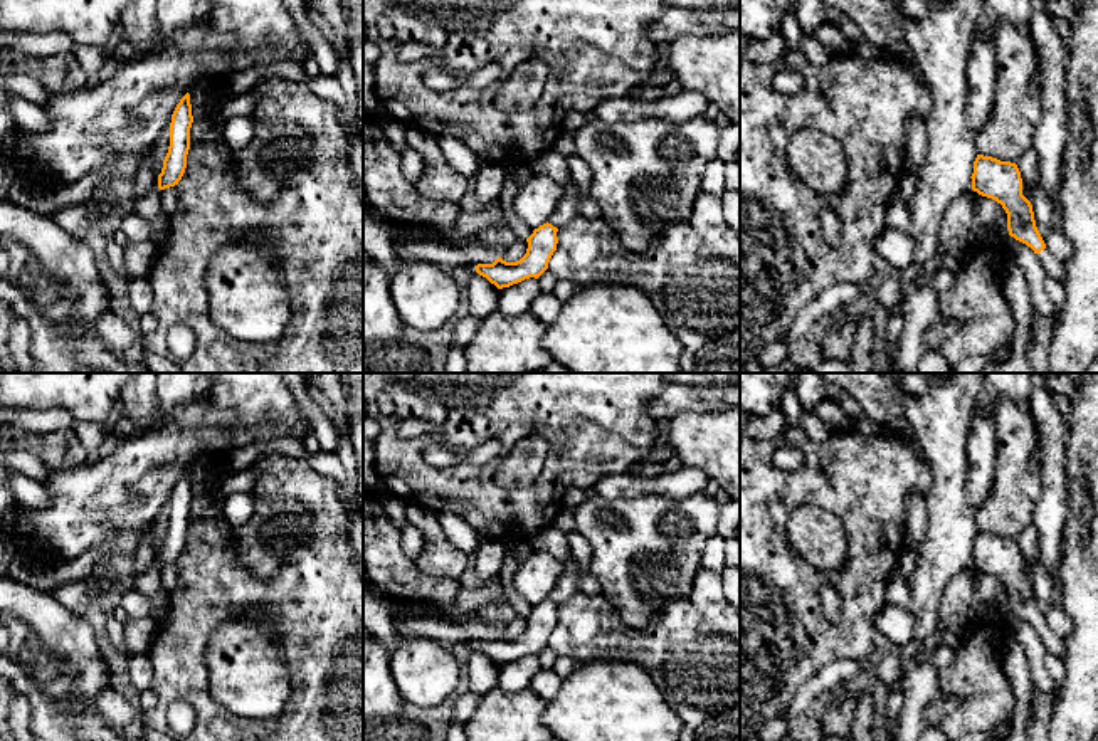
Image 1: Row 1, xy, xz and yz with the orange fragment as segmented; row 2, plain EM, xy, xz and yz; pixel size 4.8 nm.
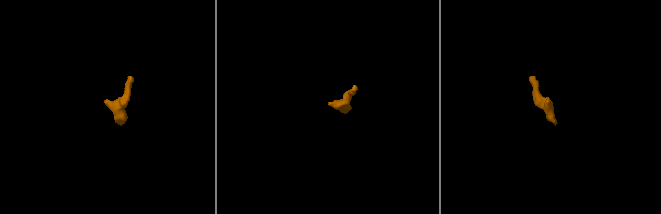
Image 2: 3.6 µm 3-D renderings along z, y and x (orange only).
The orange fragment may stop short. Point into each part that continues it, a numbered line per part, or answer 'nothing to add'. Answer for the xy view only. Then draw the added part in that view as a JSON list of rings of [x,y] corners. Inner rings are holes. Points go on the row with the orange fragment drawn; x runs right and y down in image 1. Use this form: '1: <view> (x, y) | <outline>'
nothing to add

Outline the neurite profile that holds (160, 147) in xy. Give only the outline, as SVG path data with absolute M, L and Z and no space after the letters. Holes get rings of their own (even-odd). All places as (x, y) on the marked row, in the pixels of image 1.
M170 126L165 128L160 136L155 139L153 146L150 148L150 165L153 168L155 176L161 173L163 160L168 153L170 146Z

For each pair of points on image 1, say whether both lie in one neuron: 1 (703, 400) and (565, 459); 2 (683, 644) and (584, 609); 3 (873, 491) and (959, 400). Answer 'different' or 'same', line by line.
1: different
2: same
3: different

